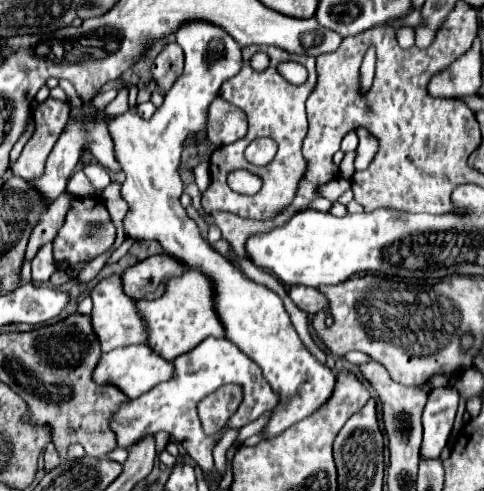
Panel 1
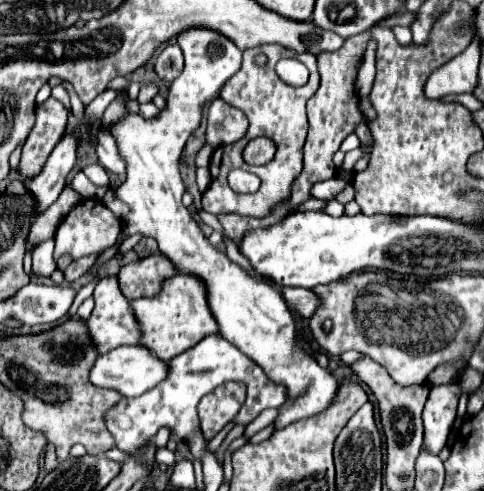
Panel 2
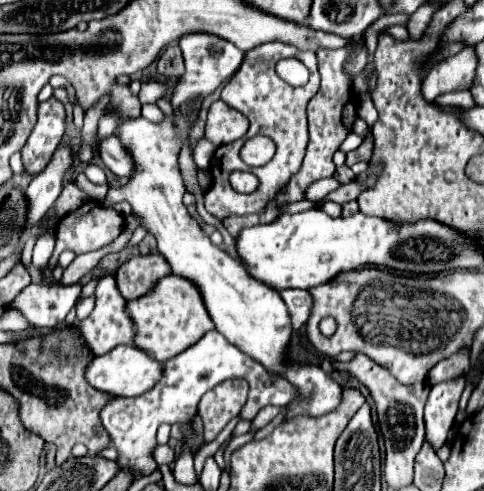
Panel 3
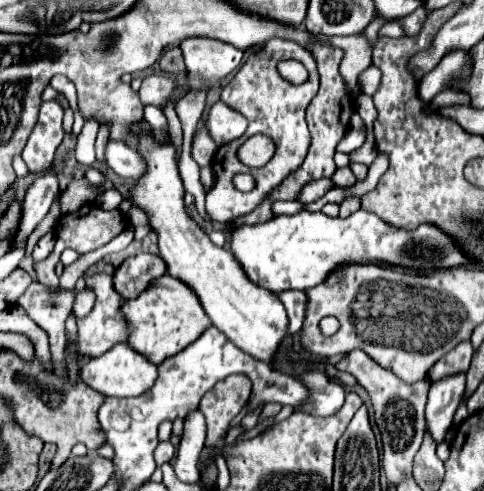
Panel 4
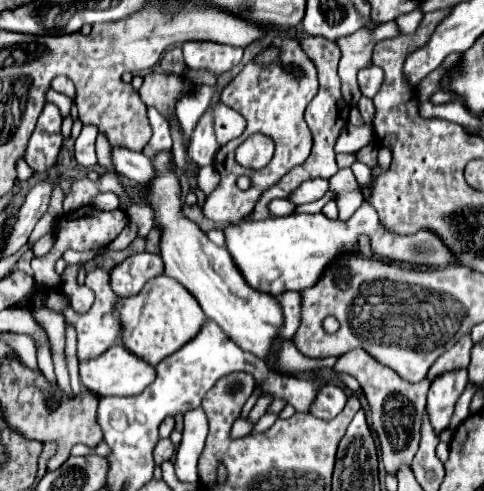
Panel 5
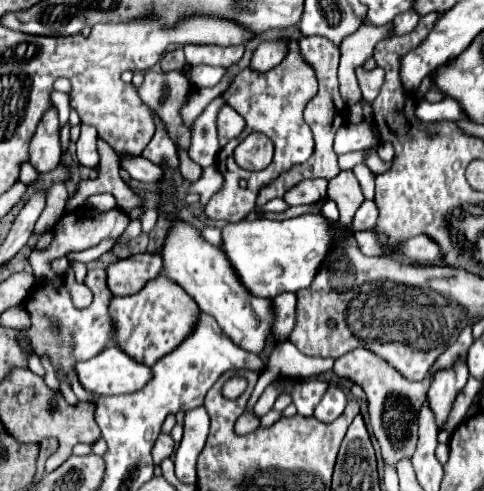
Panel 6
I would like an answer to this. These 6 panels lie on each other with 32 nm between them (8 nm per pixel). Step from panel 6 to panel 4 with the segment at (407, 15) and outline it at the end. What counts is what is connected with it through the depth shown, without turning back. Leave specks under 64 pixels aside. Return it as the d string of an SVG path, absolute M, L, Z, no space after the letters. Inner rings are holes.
M420 6L420 8L416 8L412 14L408 14L408 16L404 16L404 18L398 18L398 22L400 22L400 26L402 26L402 30L404 30L404 34L418 34L420 32L420 28L422 28L422 22L424 22L424 18L426 18L426 10Z

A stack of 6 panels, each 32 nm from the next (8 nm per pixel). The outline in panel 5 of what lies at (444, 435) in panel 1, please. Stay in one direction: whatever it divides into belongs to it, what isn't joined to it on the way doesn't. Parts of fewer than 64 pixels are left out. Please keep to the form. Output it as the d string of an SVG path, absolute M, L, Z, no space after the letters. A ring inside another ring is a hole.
M466 368L444 372L432 380L426 410L430 414L430 422L436 430L436 434L440 434L442 430L448 428L450 416L454 412L454 404L456 404L458 396L464 392L466 384L468 384Z

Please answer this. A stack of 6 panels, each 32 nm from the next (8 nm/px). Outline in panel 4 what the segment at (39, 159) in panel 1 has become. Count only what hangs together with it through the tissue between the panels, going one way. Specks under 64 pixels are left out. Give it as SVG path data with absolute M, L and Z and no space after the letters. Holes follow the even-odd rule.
M54 100L44 102L40 108L40 118L36 122L34 132L28 138L28 144L22 152L24 162L28 164L30 172L46 172L48 164L52 164L56 148L64 138L62 130L62 108Z

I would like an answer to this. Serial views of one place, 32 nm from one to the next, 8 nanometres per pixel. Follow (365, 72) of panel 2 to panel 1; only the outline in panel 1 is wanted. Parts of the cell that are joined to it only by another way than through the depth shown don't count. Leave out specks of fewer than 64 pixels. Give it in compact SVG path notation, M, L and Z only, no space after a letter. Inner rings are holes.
M374 47L366 52L360 68L360 85L363 93L367 92L373 83L375 75L376 54Z

